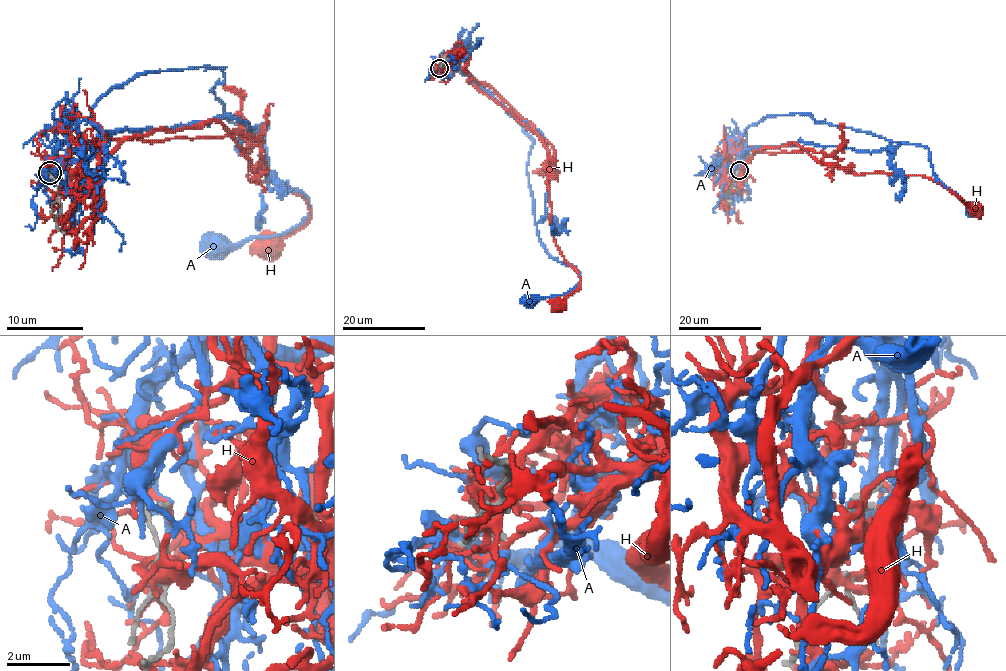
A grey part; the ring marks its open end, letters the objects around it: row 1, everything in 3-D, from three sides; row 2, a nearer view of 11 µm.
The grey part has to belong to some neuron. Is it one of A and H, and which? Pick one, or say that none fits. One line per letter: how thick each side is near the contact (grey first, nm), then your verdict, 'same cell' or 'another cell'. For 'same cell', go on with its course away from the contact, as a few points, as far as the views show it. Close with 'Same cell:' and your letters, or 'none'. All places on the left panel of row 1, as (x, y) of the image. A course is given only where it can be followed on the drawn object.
A: 180/240 nm | same cell | via (50, 172), (63, 142), (96, 136), (109, 90), (217, 67), (227, 119), (309, 203), (276, 236), (217, 243)
H: 180/120 nm | another cell
Same cell: A

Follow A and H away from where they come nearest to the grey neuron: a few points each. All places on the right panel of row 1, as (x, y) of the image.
A: (738, 170), (744, 131), (750, 126), (766, 116), (808, 113), (826, 123), (924, 145), (932, 172), (971, 208)
H: (738, 170), (730, 184), (733, 189), (755, 152), (806, 150), (821, 163), (856, 174), (924, 175), (977, 207)

